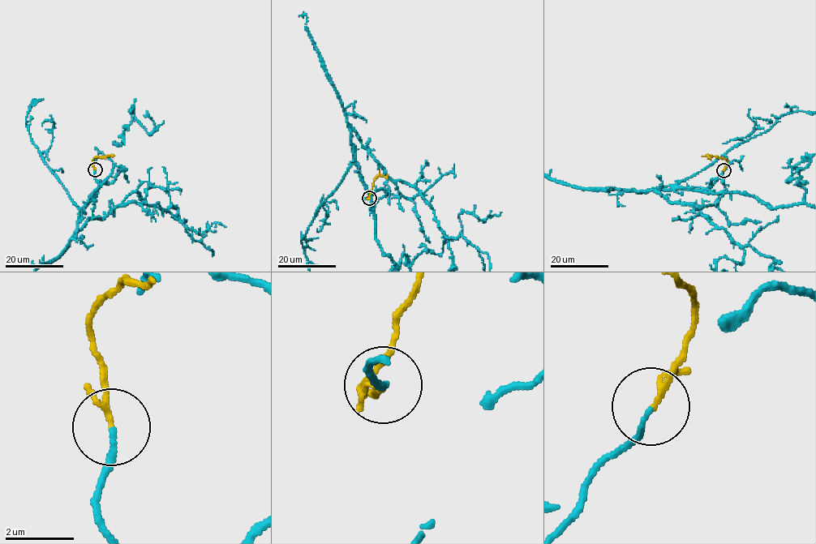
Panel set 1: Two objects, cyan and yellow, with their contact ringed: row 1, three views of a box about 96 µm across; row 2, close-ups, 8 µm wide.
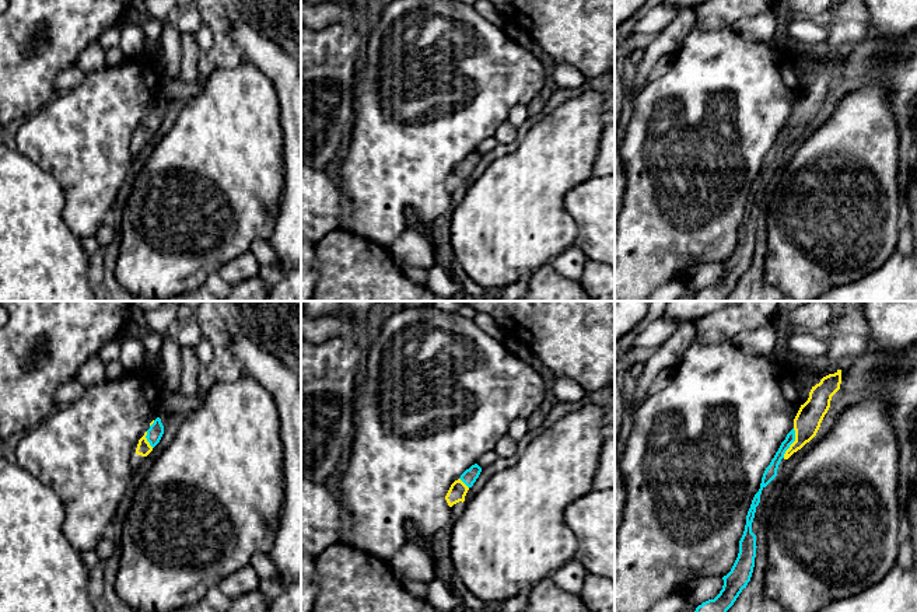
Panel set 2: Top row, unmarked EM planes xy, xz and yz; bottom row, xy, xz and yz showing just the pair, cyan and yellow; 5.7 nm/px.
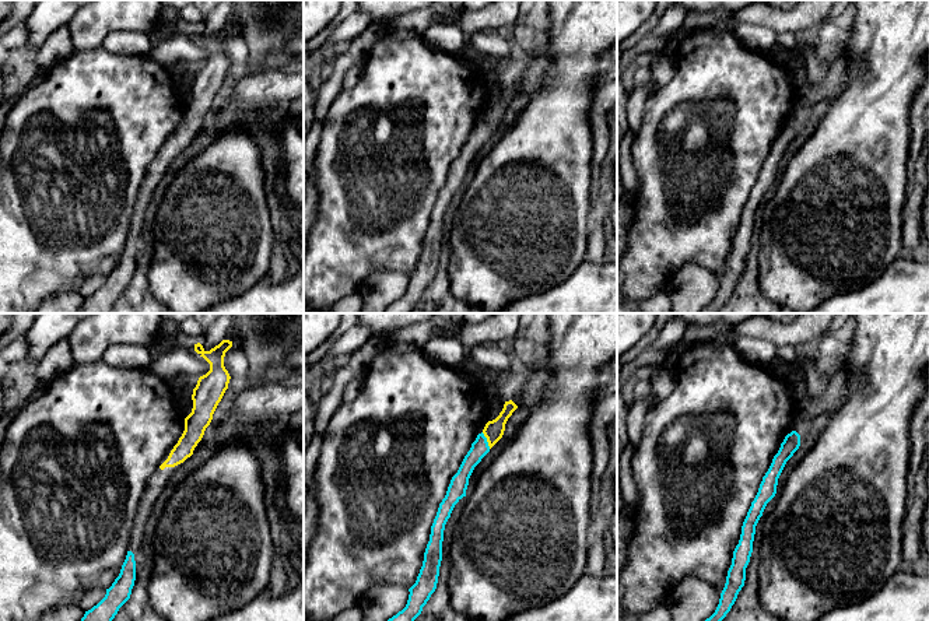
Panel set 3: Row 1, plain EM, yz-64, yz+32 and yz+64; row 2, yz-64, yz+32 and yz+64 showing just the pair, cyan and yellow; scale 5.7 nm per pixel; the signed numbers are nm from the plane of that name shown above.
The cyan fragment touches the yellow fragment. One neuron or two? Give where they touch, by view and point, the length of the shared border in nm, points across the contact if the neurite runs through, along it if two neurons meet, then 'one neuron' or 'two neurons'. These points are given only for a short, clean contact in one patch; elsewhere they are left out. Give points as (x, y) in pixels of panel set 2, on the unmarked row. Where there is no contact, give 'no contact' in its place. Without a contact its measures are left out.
meets cyan in yz at (793, 128); contact 180 nm long; runs through yz (770, 158), (776, 146), (793, 128), (805, 115), (809, 102); one neuron

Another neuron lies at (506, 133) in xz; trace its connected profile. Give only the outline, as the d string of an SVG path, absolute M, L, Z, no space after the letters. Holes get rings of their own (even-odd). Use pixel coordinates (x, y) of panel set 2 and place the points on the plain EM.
M504 120L494 133L498 143L514 144L517 140L517 129L507 120Z

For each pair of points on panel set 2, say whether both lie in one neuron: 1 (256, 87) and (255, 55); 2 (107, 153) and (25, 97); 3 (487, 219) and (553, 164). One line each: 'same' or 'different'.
1: different
2: different
3: same

